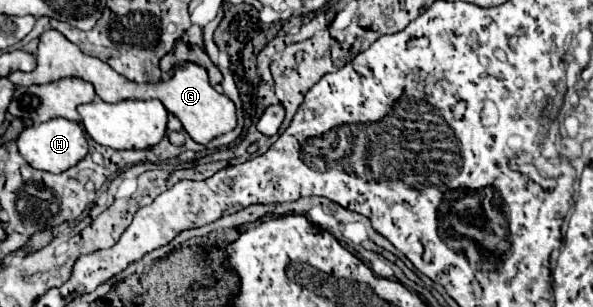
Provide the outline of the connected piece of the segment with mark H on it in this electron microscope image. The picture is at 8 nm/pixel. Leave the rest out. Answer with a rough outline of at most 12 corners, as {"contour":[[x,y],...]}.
{"contour":[[53,118],[17,138],[33,168],[61,174],[89,152],[81,124]]}

